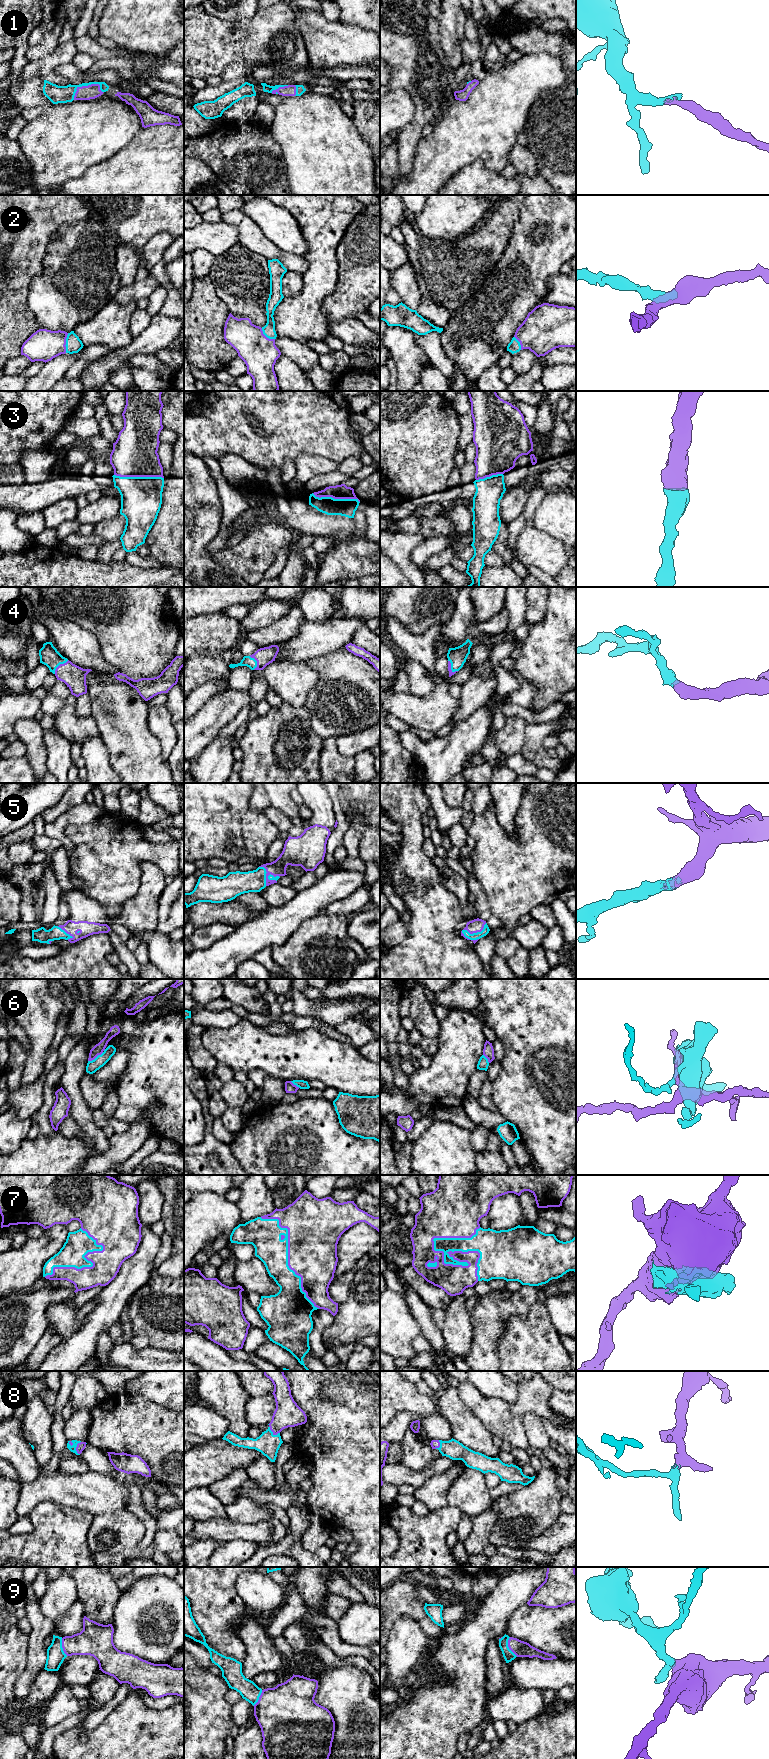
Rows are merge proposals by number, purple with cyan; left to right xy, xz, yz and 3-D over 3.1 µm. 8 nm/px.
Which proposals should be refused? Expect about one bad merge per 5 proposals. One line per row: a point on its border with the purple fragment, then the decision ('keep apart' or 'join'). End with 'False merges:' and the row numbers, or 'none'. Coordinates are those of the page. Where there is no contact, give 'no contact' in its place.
1: meets purple in xy at (86, 86); join
2: meets purple in xy at (65, 343); join
3: meets purple in xy at (139, 476); join
4: meets purple in xy at (59, 665); join
5: meets purple in xz at (267, 876); join
6: meets purple in xy at (95, 1057); keep apart
7: meets purple in yz at (454, 1259); join
8: meets purple in xy at (76, 1448); join
9: meets purple in yz at (508, 1646); join
False merges: 6

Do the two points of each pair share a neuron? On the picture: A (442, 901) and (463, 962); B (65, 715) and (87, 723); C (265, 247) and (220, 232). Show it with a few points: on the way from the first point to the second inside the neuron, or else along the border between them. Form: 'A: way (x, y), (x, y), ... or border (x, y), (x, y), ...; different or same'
A: way (442, 916), (442, 941), (448, 947); same
B: way (70, 720), (73, 723), (82, 723); same
C: border (223, 220), (236, 228), (238, 242); different

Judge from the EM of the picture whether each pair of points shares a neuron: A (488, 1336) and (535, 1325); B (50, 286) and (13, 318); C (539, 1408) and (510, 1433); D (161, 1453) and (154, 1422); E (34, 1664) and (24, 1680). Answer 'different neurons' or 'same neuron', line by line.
A: different neurons
B: different neurons
C: same neuron
D: same neuron
E: same neuron

